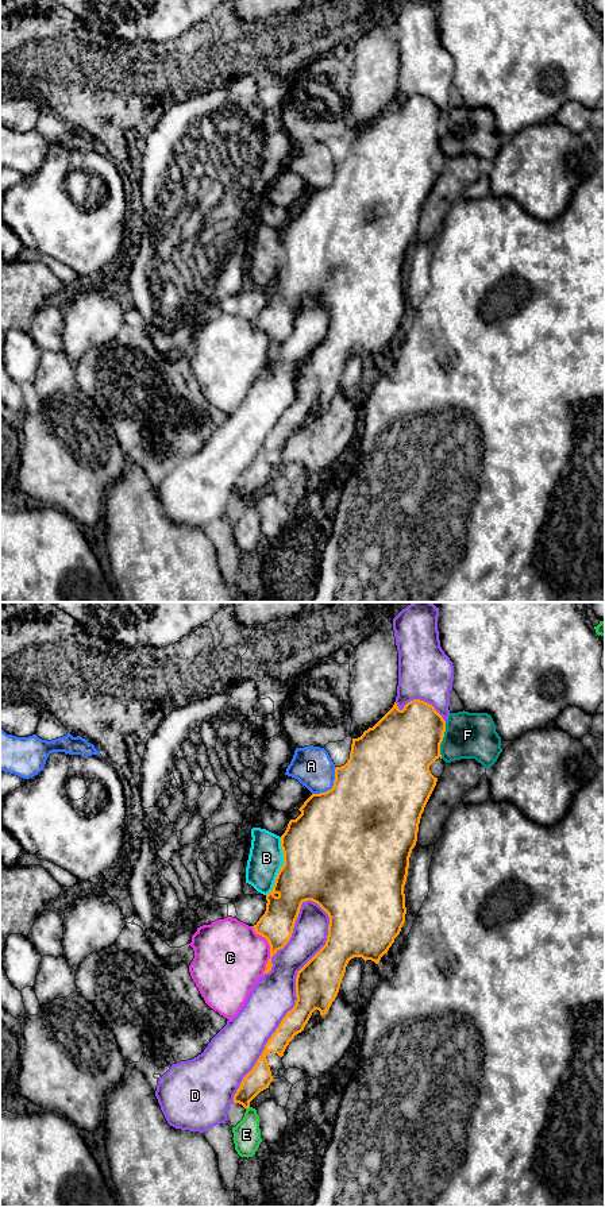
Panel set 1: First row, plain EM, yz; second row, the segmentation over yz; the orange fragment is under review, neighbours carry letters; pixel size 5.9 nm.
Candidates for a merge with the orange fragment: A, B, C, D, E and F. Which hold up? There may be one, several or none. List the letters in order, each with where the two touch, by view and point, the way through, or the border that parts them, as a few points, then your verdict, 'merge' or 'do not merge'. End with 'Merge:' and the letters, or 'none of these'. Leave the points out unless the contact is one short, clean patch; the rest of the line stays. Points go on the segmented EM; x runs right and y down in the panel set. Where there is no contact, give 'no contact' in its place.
A: yz (332, 787) | do not merge
B: yz (281, 867) | do not merge
C: yz (270, 949) | do not merge
D: yz (296, 1001) | merge
E: yz (247, 1107) | do not merge
F: yz (442, 740) | do not merge
Merge: D

